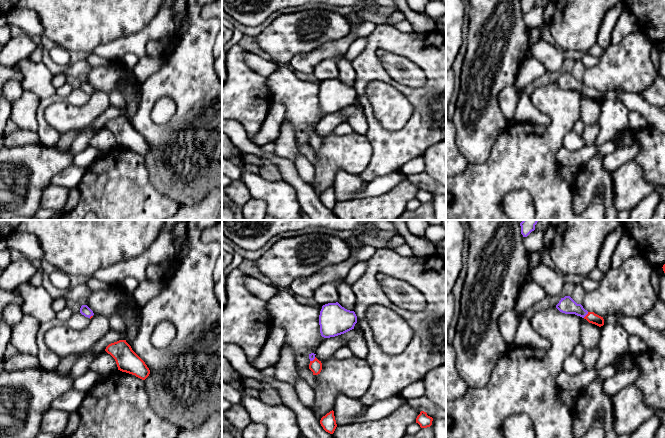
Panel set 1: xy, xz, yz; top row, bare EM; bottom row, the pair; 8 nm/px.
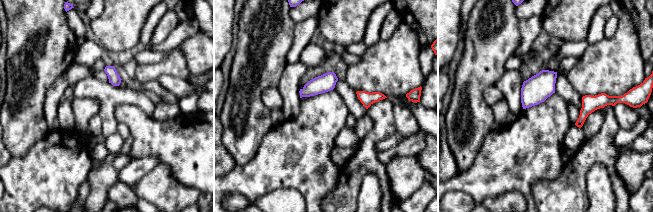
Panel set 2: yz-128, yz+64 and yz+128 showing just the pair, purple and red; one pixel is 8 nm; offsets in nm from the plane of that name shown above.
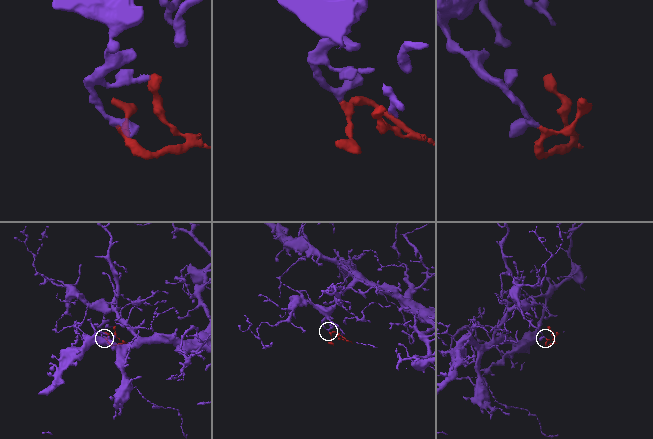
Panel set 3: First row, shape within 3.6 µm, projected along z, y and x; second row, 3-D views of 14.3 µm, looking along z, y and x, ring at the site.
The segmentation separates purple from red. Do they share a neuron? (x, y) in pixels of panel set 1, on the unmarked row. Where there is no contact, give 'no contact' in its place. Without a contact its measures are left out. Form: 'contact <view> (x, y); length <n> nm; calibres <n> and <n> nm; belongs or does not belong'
contact yz (585, 91); length 60 nm; calibres 140 and 90 nm; belongs

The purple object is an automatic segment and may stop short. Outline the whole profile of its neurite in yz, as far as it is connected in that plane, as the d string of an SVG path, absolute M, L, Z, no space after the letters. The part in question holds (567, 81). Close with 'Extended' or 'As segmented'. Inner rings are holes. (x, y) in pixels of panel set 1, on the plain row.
M570 72L561 74L556 84L565 90L575 90L586 95L589 99L595 100L599 103L604 101L603 93L595 90L594 88L588 88L583 84L581 80L577 80Z. Extended

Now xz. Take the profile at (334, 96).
M338 78L322 82L319 91L320 109L324 114L335 113L354 105L357 92L354 87L342 83Z. As segmented

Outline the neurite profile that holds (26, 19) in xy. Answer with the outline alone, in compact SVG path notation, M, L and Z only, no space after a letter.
M14 8L6 14L8 25L20 27L25 34L32 38L44 36L44 29L36 12L30 9Z

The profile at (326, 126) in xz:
M343 111L325 115L317 124L315 133L319 137L328 136L333 133L334 129L341 123L345 122L346 115Z

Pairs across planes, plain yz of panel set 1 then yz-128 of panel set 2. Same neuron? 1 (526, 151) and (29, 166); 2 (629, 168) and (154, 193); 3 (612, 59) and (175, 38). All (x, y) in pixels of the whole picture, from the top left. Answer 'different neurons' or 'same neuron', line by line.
1: same neuron
2: same neuron
3: different neurons

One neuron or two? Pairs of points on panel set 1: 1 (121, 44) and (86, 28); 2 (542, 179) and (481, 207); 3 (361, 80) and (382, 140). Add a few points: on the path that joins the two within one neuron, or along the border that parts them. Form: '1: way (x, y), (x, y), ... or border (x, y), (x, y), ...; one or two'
1: border (135, 32), (100, 44), (92, 51); two
2: way (527, 179), (509, 179), (496, 192); one
3: way (361, 95), (373, 125); one

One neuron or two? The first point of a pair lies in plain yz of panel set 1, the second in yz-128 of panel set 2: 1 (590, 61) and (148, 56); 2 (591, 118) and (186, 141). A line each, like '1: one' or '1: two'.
1: one
2: one

